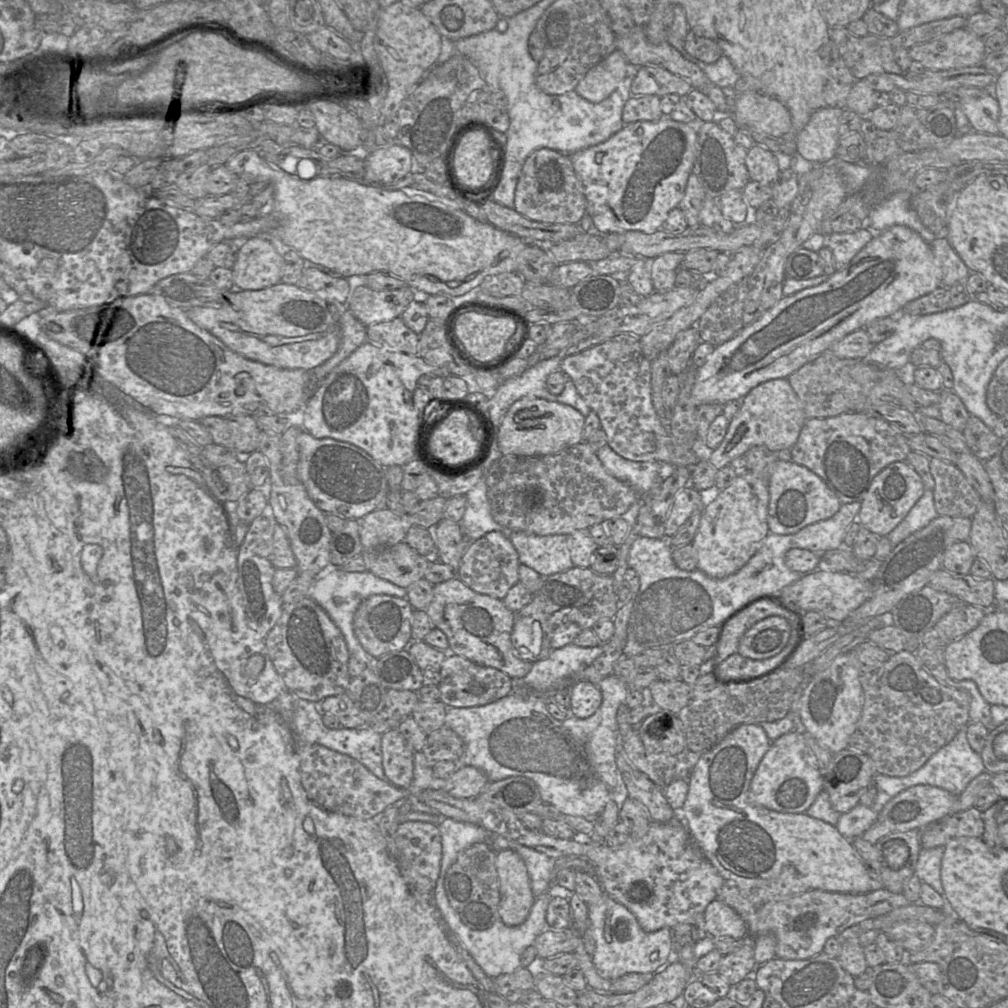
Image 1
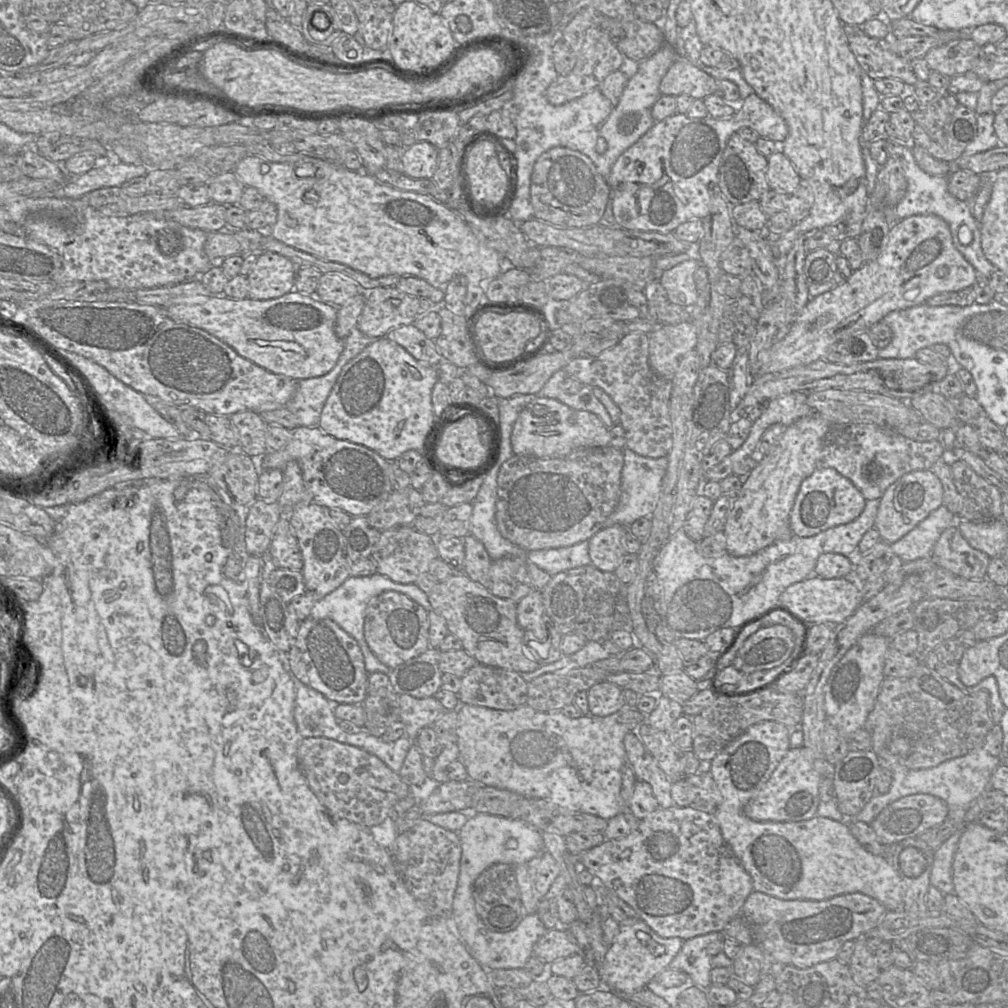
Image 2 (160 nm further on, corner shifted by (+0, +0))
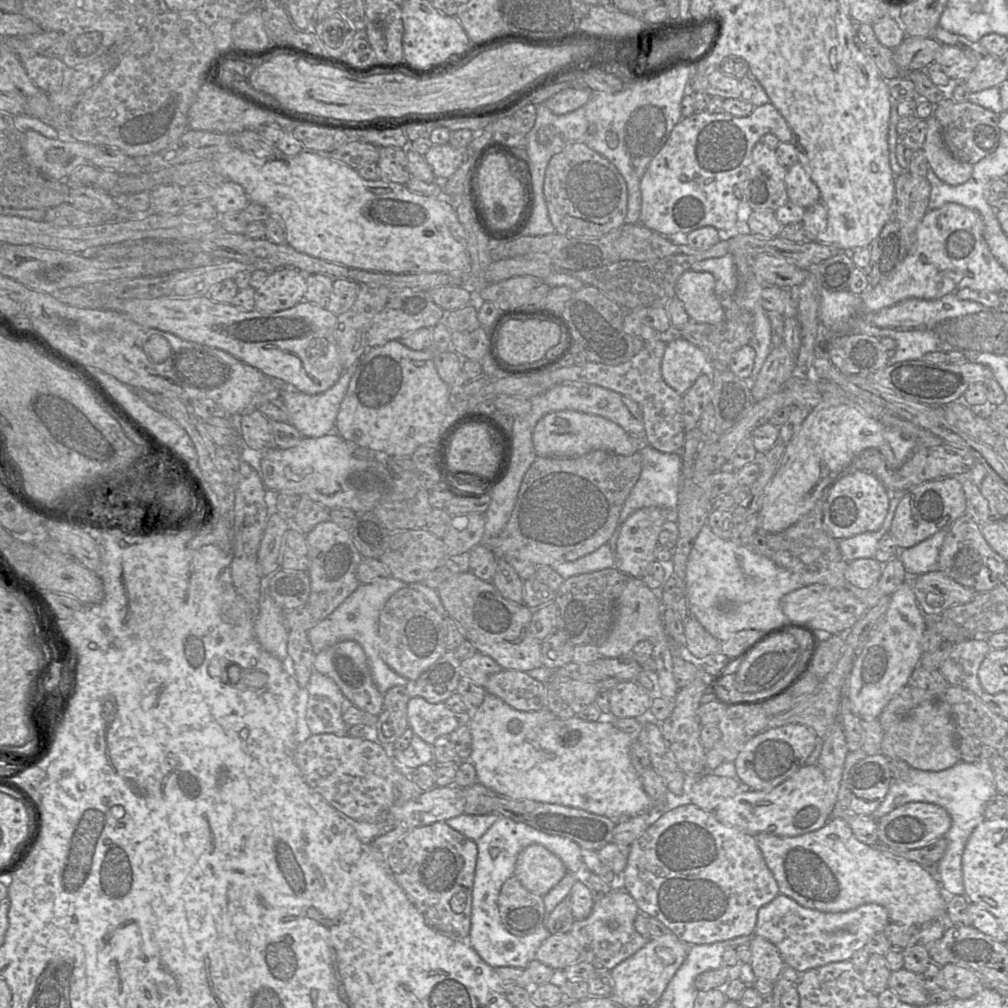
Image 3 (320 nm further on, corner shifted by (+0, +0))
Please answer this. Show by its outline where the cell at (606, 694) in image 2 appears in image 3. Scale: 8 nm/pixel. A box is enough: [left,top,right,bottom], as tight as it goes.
[609,681,653,718]

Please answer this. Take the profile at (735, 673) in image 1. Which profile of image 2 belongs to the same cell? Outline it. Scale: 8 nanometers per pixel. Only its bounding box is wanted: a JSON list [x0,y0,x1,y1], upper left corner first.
[717,665,783,693]

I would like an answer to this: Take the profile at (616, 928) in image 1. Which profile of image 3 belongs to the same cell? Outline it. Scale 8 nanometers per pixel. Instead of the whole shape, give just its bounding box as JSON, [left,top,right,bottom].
[611,935,689,1007]

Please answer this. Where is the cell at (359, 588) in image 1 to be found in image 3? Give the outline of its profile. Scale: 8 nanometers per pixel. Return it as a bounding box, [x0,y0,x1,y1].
[307,576,448,694]

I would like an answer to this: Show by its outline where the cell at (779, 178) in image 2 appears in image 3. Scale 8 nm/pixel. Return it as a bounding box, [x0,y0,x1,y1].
[785,163,820,209]

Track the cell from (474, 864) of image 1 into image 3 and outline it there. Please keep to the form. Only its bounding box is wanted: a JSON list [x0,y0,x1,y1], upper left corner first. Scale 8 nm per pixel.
[497,875,546,935]

